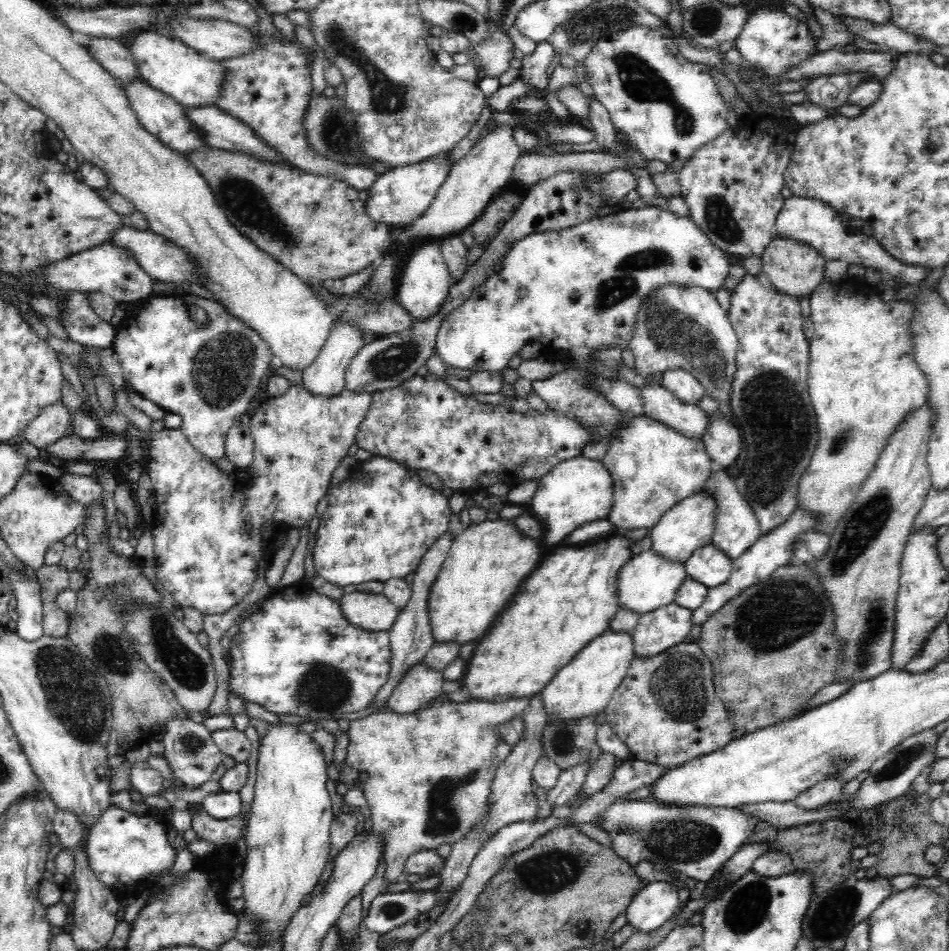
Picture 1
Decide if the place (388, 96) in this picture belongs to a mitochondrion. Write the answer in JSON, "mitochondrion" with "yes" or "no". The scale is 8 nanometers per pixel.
{"mitochondrion":"yes"}

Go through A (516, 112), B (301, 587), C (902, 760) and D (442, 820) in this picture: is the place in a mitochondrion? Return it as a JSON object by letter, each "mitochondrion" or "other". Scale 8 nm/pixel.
{"A":"other","B":"other","C":"mitochondrion","D":"mitochondrion"}

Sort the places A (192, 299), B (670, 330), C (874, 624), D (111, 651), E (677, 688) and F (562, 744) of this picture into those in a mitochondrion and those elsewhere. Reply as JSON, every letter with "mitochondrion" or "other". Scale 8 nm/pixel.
{"A":"other","B":"mitochondrion","C":"mitochondrion","D":"mitochondrion","E":"mitochondrion","F":"mitochondrion"}

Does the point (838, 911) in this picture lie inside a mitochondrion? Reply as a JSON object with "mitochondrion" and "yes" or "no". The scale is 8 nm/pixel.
{"mitochondrion":"yes"}

